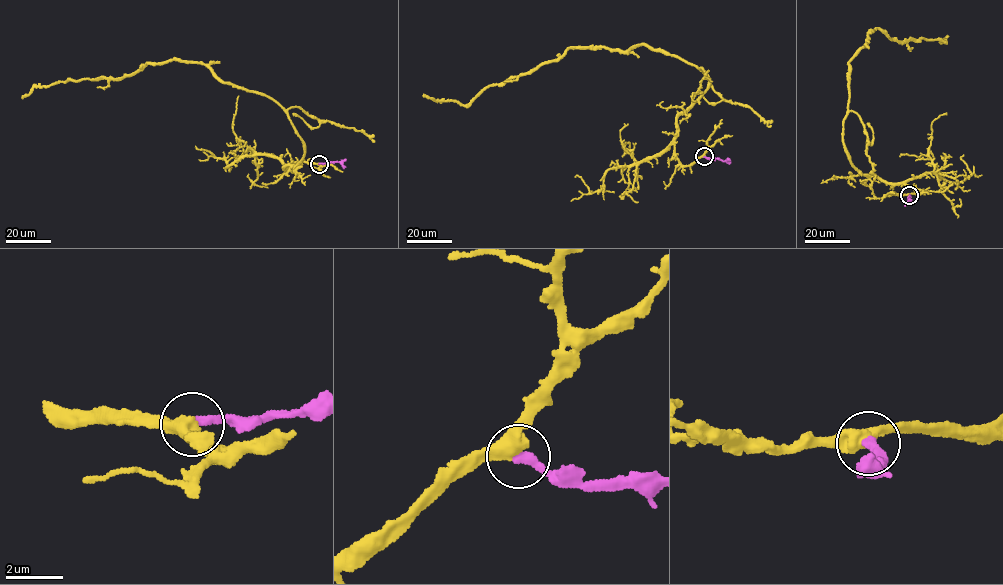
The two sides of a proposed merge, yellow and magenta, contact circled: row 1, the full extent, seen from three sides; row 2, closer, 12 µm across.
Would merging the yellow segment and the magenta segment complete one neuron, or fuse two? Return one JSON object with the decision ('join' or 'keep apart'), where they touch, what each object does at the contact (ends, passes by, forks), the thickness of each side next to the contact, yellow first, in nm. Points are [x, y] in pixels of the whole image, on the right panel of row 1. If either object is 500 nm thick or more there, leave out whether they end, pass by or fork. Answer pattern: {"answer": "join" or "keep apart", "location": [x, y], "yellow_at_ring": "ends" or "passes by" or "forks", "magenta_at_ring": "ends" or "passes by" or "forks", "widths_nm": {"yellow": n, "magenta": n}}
{"answer": "join", "location": [909, 195], "yellow_at_ring": "passes by", "magenta_at_ring": "ends", "widths_nm": {"yellow": 480, "magenta": 320}}

